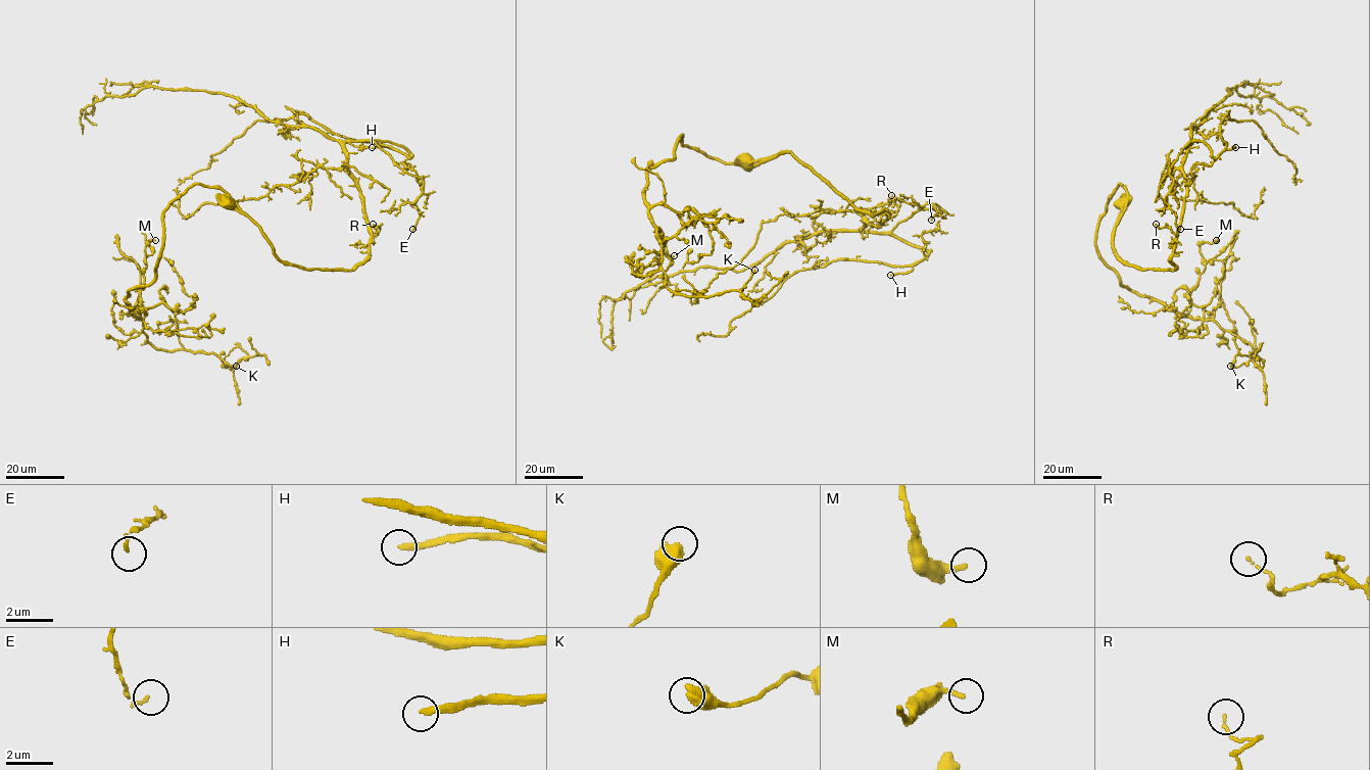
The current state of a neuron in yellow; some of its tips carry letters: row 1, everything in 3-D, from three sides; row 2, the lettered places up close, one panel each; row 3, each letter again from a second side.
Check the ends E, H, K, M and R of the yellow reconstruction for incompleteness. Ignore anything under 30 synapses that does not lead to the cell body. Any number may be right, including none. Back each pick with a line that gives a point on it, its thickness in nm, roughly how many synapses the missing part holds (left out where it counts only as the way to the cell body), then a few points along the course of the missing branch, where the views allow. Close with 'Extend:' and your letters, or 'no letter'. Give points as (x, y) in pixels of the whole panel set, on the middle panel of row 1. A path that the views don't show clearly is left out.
E: Place: (931, 220). Thickness 110 nm. Roughly 45 synapses. Course of what is missing: (931, 220), (926, 219), (921, 224), (918, 215), (915, 215)
H: Place: (890, 275). Thickness 280 nm. Roughly 70 synapses. Course of what is missing: (890, 275), (880, 279), (873, 277), (865, 272), (859, 258), (849, 254), (832, 255), (830, 245)
Extend: E, H

